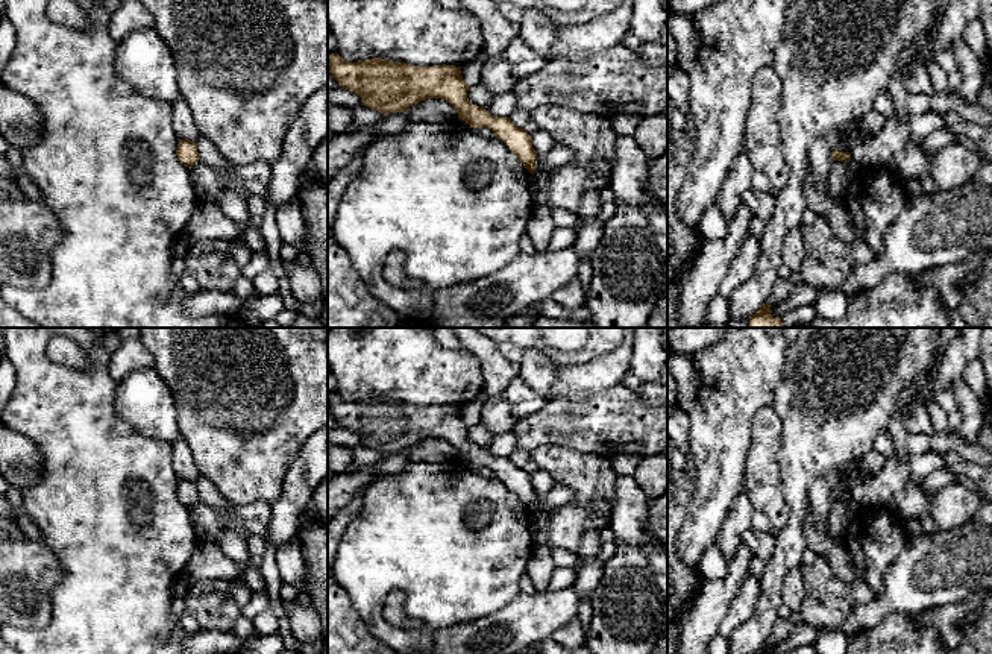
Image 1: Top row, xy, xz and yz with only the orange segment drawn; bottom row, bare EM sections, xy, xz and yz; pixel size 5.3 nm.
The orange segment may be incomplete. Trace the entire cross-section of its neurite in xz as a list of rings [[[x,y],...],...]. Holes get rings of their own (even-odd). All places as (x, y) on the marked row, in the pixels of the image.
[[[337,52],[328,55],[328,68],[340,86],[358,94],[364,106],[381,114],[403,112],[426,99],[449,102],[458,120],[473,129],[488,127],[534,175],[537,152],[531,135],[510,121],[510,117],[491,115],[467,99],[469,86],[463,80],[461,67],[414,67],[381,58],[347,62]]]

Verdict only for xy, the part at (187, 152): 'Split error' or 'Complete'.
Complete

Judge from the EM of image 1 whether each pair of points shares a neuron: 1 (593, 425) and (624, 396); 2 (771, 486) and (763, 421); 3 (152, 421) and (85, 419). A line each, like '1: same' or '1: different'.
1: same
2: same
3: different

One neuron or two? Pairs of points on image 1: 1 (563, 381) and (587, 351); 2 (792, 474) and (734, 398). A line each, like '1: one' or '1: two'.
1: two
2: two

